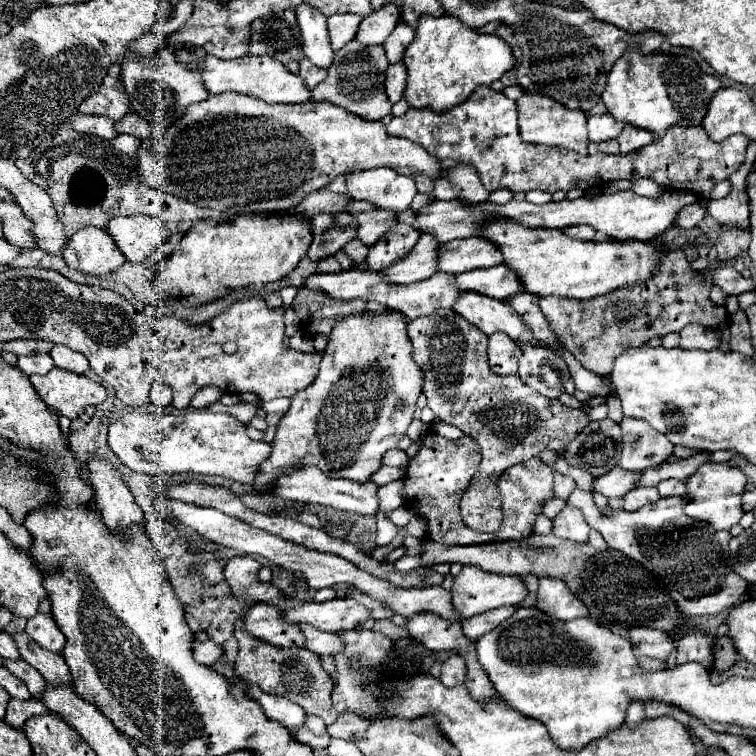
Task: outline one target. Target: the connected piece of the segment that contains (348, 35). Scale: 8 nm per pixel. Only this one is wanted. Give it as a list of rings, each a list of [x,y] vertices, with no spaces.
[[[336,14],[328,16],[328,30],[332,40],[352,40],[356,36],[356,28],[360,24],[362,16],[352,16],[352,14]]]

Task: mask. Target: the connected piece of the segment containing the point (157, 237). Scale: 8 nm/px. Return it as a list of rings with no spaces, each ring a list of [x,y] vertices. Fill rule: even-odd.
[[[116,216],[108,222],[110,236],[128,262],[144,262],[170,236],[168,226],[152,216]]]

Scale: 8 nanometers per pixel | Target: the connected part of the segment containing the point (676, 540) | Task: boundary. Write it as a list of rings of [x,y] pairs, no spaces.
[[[574,490],[568,502],[582,510],[586,522],[596,528],[610,548],[624,552],[624,556],[636,560],[652,574],[660,578],[660,582],[668,588],[670,596],[680,604],[684,616],[694,618],[702,614],[716,614],[732,604],[740,602],[748,592],[748,584],[744,584],[736,572],[726,574],[726,538],[732,538],[728,532],[712,530],[708,522],[692,520],[684,514],[684,504],[688,504],[686,496],[660,498],[654,504],[644,506],[636,512],[626,510],[598,510],[594,506],[592,494]]]

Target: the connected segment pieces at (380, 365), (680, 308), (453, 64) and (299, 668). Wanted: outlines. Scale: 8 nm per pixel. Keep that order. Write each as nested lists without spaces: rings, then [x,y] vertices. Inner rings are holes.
[[[398,310],[342,316],[332,326],[316,380],[304,392],[292,396],[292,404],[282,416],[278,432],[272,440],[272,454],[264,464],[260,464],[254,490],[268,490],[278,476],[290,474],[294,466],[316,466],[330,478],[366,482],[382,466],[382,456],[390,448],[398,446],[398,442],[404,438],[408,424],[414,420],[412,414],[422,392],[422,382],[424,376],[420,366],[412,360],[412,344],[406,334],[406,320]]]
[[[670,250],[662,262],[662,270],[650,280],[634,286],[624,286],[608,296],[598,296],[592,300],[564,300],[548,296],[540,300],[540,310],[544,312],[552,332],[560,336],[560,342],[570,350],[576,360],[590,372],[610,374],[610,364],[628,348],[644,346],[654,336],[664,336],[668,332],[680,332],[686,324],[704,326],[728,326],[726,308],[710,300],[712,280],[696,272],[688,258],[680,250]]]
[[[422,16],[418,20],[414,42],[404,52],[408,84],[404,98],[412,108],[430,108],[434,112],[450,110],[464,102],[476,88],[490,86],[504,72],[516,66],[512,48],[496,34],[480,34],[464,26],[454,16]]]
[[[234,624],[236,640],[240,646],[238,658],[234,662],[234,672],[242,680],[250,684],[258,684],[264,692],[286,696],[288,700],[300,704],[306,714],[320,716],[326,724],[332,724],[338,718],[338,712],[332,708],[330,694],[332,694],[332,678],[322,668],[320,656],[310,652],[308,648],[272,648],[272,644],[264,644],[264,640],[256,640],[254,636],[248,636],[240,624]]]

